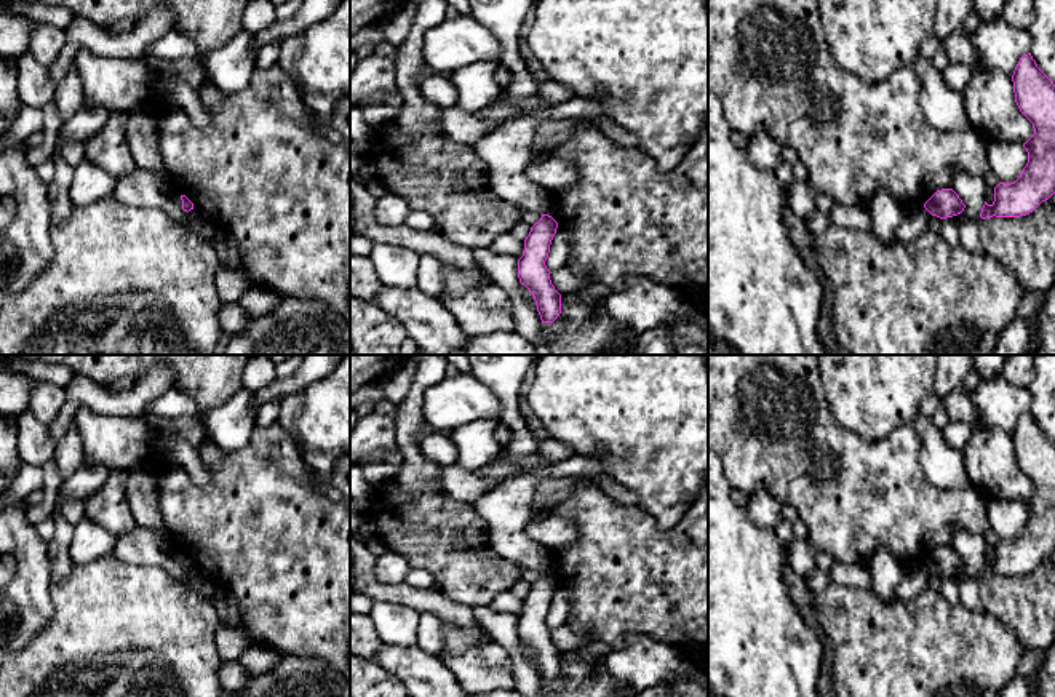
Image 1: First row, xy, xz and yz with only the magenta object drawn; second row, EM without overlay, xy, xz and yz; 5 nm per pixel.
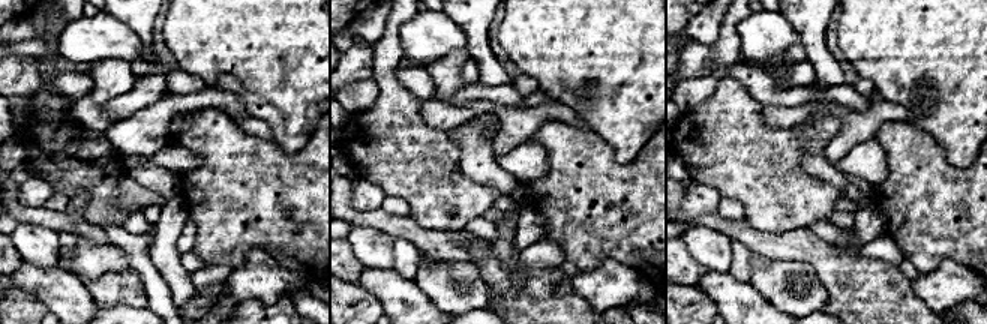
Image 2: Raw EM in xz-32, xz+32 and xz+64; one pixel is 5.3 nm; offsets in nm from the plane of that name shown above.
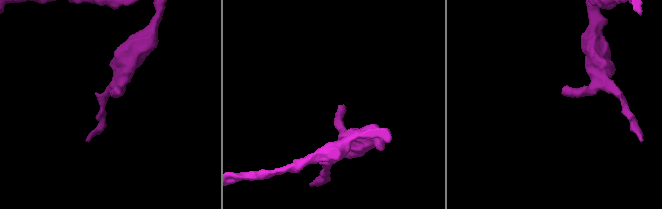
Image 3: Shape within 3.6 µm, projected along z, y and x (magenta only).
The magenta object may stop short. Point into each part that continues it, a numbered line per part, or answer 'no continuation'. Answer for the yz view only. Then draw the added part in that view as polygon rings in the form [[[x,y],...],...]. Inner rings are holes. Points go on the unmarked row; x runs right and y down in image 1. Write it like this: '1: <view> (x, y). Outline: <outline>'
no continuation

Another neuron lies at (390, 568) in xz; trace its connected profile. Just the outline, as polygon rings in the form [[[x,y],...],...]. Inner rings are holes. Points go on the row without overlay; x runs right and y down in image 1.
[[[385,552],[376,558],[376,579],[382,583],[401,583],[411,571],[406,558]]]

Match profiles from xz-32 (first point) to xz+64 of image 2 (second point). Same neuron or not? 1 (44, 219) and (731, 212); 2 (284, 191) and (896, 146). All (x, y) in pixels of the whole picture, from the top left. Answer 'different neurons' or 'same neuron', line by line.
1: different neurons
2: same neuron

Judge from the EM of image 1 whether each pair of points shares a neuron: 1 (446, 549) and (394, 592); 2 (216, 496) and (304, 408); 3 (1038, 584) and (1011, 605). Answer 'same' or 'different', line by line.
1: different
2: different
3: same

